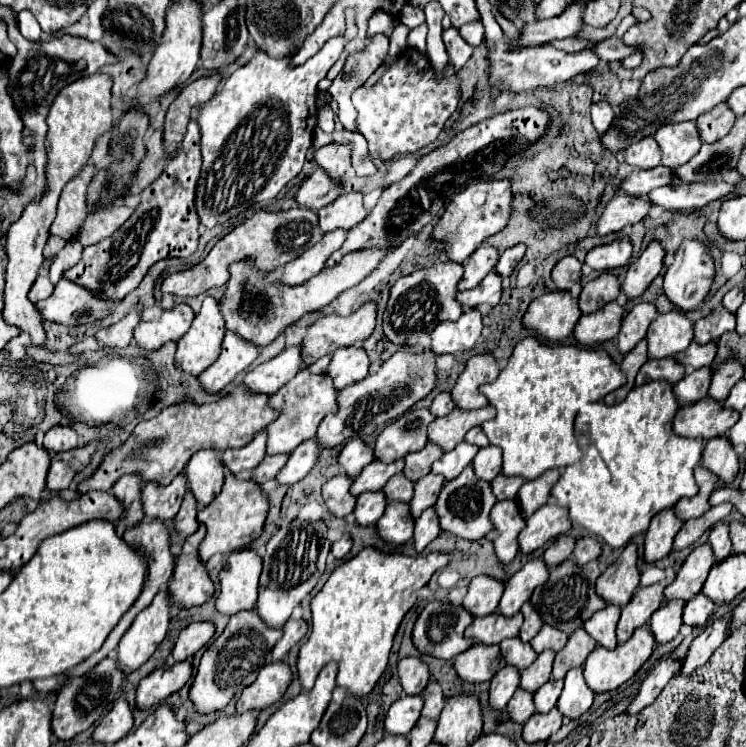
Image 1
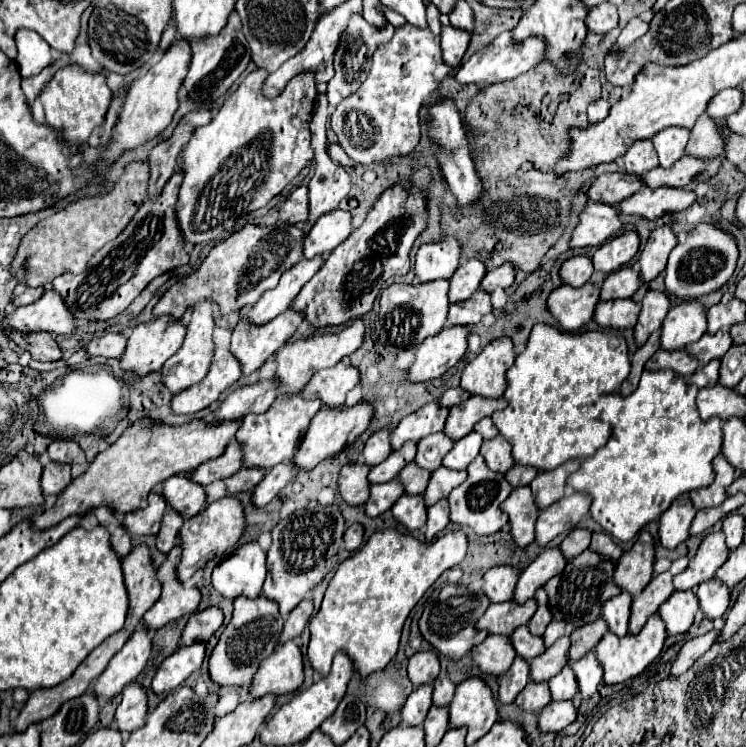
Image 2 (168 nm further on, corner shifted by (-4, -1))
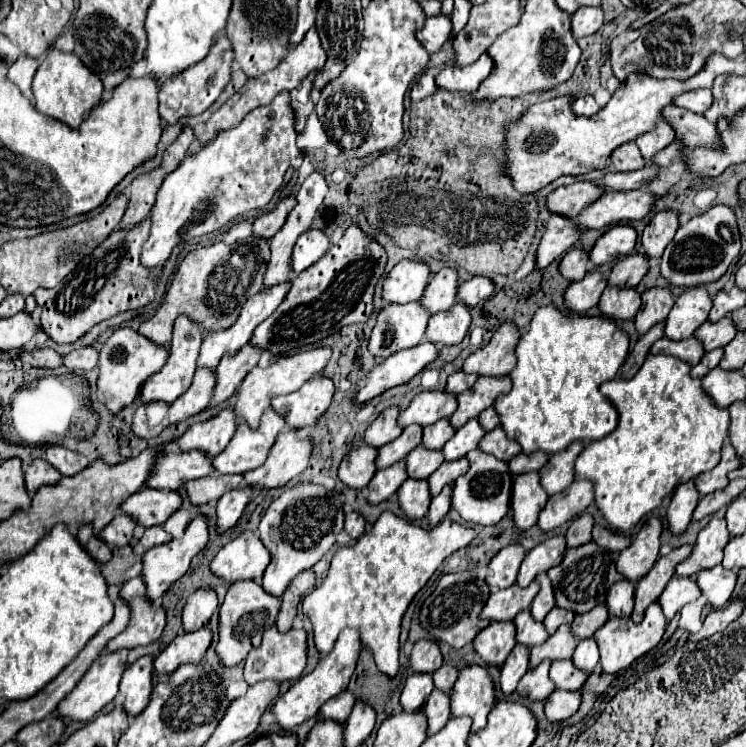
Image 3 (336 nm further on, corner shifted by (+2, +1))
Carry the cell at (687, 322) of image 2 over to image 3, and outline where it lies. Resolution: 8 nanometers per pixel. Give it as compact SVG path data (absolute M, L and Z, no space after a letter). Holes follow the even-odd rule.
M703 285L687 289L681 293L667 317L665 325L665 337L669 339L685 339L695 333L695 329L705 323L709 309L711 309L711 297Z

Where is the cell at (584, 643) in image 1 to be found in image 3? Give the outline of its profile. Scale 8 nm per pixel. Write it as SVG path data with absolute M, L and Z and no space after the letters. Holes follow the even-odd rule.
M597 605L597 607L593 607L593 609L587 611L587 613L575 615L575 619L573 619L573 623L571 623L573 635L577 635L579 639L593 637L593 633L595 633L601 625L605 625L607 619L609 619L607 605Z

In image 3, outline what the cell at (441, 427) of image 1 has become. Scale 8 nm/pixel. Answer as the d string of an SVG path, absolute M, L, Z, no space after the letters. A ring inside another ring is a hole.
M501 375L501 377L479 377L477 383L469 391L463 391L457 397L459 399L459 407L449 417L451 425L455 429L459 429L469 419L477 417L483 409L491 407L495 403L497 395L509 391L509 387L511 387L511 377L509 375Z

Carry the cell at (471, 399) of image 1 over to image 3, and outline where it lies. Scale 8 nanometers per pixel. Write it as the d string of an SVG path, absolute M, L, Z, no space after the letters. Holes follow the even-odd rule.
M503 323L491 337L491 341L471 353L465 359L465 373L483 375L507 375L515 367L515 347L519 343L519 329L515 323Z

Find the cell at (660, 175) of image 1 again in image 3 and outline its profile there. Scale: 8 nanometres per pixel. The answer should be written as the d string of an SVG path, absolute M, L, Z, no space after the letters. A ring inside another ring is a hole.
M577 181L567 187L557 187L553 193L549 193L545 199L545 207L551 215L561 215L563 211L565 217L575 219L577 211L581 211L585 203L593 203L597 195L601 195L601 187L593 187L591 181Z

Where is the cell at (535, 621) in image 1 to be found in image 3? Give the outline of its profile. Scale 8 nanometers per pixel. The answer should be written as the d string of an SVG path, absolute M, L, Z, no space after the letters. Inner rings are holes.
M547 573L537 575L537 581L541 583L541 589L539 589L537 597L531 603L531 615L537 621L543 621L545 615L555 607L555 597L553 597L553 587L551 587L551 581L549 581Z

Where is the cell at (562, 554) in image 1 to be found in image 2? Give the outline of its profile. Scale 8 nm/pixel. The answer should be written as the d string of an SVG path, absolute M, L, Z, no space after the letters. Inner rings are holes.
M573 529L563 541L561 541L561 551L567 559L573 559L577 555L581 555L591 541L591 531L587 529Z

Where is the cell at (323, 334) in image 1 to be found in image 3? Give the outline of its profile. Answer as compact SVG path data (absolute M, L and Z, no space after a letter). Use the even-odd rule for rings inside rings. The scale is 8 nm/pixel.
M317 347L317 349L311 349L311 351L301 351L297 355L291 355L291 357L279 357L273 365L261 369L261 367L255 367L247 373L247 377L243 379L235 399L233 399L233 413L239 421L247 423L249 427L257 427L263 411L269 407L271 399L277 397L277 395L285 395L285 393L293 393L297 391L305 381L309 381L313 375L321 373L323 367L327 365L331 357L331 349L327 347Z

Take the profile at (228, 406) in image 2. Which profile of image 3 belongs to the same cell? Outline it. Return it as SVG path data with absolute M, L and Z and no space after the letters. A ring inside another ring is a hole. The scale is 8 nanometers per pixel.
M223 409L217 417L189 427L189 431L185 431L185 435L181 435L175 443L179 445L181 451L197 449L203 451L207 457L215 457L227 447L229 439L233 437L233 431L235 431L233 411Z

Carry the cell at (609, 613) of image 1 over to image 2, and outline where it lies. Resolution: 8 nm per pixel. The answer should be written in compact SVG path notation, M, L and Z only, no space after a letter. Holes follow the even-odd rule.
M621 593L619 597L613 597L601 609L601 617L607 621L609 631L615 633L617 637L625 637L627 635L629 609L631 609L631 595L629 593Z

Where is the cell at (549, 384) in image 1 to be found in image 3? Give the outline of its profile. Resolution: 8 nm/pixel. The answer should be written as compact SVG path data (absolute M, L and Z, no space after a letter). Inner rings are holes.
M555 305L537 309L531 319L529 331L521 335L521 341L517 345L517 367L511 371L513 387L507 395L499 395L495 401L497 413L501 417L501 427L505 429L507 437L515 439L523 447L523 453L541 449L553 455L557 451L563 451L573 441L591 443L609 435L617 427L617 409L601 395L599 385L617 377L627 351L629 335L619 329L613 319L563 315Z

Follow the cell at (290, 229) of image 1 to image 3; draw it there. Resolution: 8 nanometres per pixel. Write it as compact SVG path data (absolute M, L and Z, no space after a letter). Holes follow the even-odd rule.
M247 239L235 245L215 243L211 247L199 247L187 253L187 257L177 265L177 271L173 273L161 307L151 319L141 323L139 333L151 343L167 347L171 343L173 321L179 315L187 315L193 323L201 325L211 333L229 329L237 321L245 301L261 291L261 279L267 261L269 245L263 239ZM225 283L239 283L239 289L227 289Z

